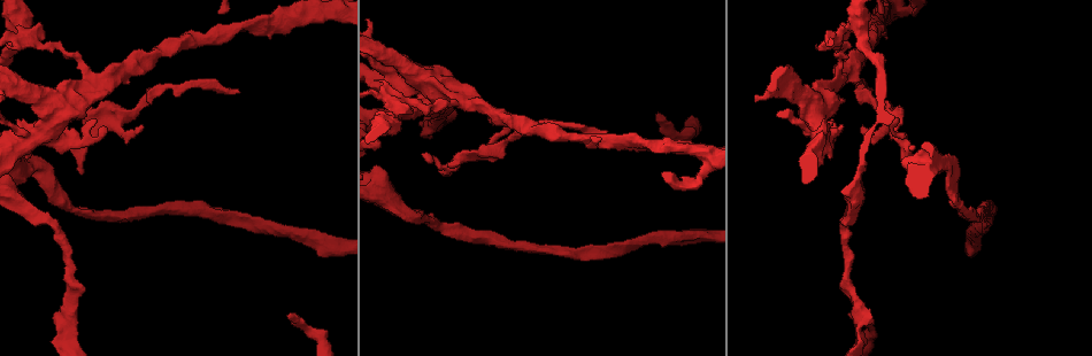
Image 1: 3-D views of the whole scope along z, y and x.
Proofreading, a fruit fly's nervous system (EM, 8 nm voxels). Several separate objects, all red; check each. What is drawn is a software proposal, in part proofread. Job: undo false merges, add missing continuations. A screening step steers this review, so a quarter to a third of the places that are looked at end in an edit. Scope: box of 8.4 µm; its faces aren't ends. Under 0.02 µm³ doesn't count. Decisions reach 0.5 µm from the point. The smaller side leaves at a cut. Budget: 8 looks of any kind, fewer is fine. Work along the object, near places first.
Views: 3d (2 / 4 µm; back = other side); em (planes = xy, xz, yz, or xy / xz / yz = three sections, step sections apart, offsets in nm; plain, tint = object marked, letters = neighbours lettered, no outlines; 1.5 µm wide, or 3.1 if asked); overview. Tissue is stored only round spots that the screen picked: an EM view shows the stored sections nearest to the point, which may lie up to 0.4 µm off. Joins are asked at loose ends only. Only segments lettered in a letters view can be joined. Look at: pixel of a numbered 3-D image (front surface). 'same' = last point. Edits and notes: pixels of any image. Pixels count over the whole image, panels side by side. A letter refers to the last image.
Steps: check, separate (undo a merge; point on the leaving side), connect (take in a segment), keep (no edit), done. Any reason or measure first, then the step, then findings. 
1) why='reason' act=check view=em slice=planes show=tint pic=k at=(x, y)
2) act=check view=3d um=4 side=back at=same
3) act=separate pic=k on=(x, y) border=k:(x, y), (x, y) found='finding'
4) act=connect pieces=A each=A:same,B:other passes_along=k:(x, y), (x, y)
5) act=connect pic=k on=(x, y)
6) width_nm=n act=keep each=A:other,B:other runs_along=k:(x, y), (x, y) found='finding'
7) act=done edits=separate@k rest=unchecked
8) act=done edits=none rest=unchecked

why='tapers out' act=check view=em slice=planes show=letters pic=1 at=(84, 172)

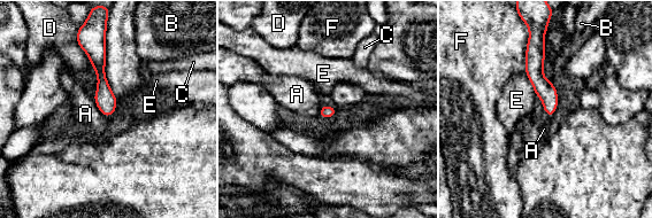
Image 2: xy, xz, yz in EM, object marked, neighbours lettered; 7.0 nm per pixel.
act=keep each=A:other,B:other,C:other,D:other,E:other,F:other border=2:(92, 98), (96, 106), (107, 117) found='no lettered segment goes on from it'

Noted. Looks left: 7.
why='tapers out' act=check view=3d um=2 side=back pic=1 at=(607, 131)

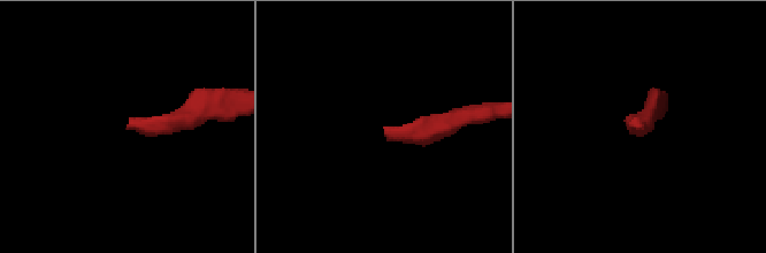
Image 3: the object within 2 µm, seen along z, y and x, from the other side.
why='shape alone is not enough' act=check view=em slice=yz step=4 show=tint pic=3 at=(638, 129)

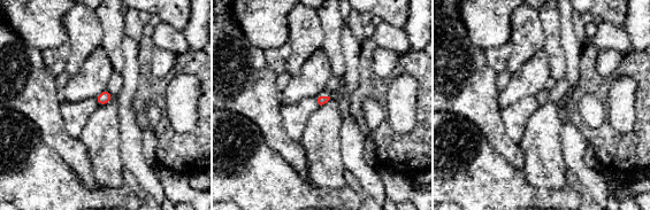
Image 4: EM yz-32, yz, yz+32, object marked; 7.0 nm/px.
act=check view=em slice=planes show=letters at=same

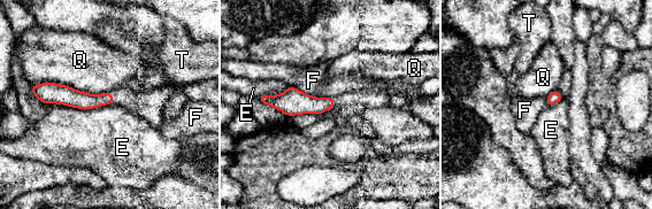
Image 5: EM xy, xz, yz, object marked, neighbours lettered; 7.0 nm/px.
act=keep each=E:other,F:other,Q:other,T:other border=5:(113, 102), (96, 108), (48, 105) found='none of them fits'

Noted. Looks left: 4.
why='sharp bend' act=check view=em slice=yz step=8 show=tint pic=1 at=(704, 169)

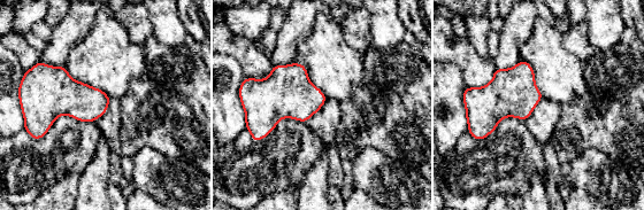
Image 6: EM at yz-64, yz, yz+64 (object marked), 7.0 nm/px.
act=check view=em slice=planes show=letters at=same

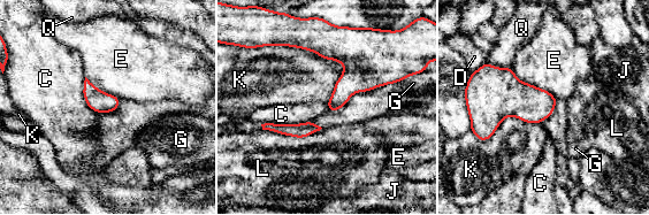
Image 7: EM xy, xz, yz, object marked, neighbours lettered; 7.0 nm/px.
act=keep each=C:other,D:other,E:other,G:other,J:other,K:other,L:other,Q:other found='all the same neuron'

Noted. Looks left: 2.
act=done edits=none rest=unchecked

